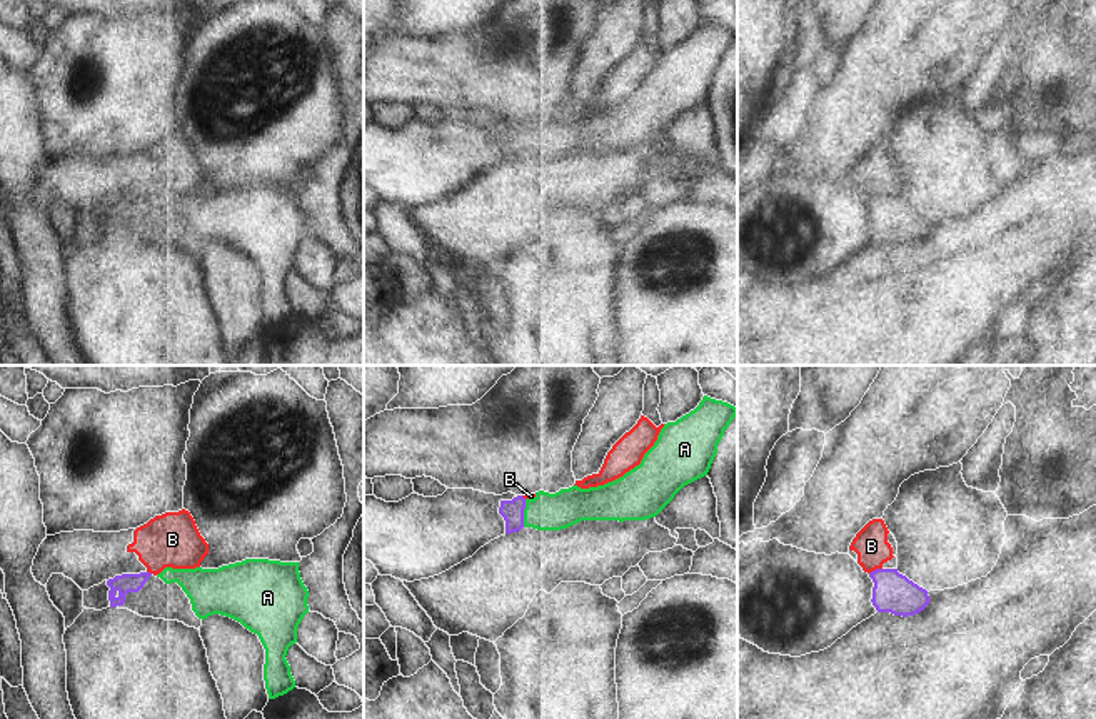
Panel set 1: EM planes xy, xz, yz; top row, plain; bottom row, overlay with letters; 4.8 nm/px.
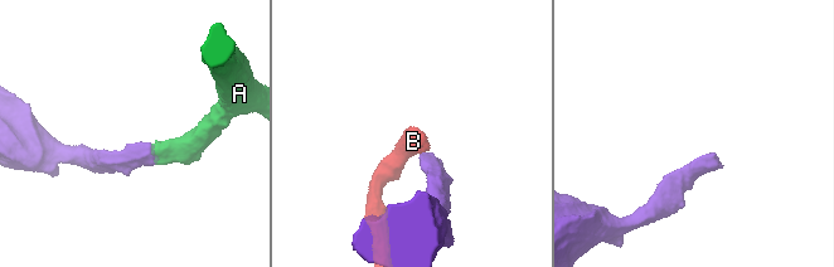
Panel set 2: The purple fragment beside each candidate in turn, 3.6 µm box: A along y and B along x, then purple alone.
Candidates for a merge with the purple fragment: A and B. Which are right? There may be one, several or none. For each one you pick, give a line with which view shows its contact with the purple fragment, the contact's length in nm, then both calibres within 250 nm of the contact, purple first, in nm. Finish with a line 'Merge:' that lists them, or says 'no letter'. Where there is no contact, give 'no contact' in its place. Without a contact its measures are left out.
A: xz | 140 nm | 110/180 nm
Merge: A

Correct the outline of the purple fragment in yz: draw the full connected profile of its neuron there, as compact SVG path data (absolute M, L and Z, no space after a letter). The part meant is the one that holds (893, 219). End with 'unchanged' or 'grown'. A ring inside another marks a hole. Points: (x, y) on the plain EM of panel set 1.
M876 195L869 199L874 209L872 232L877 239L914 242L929 230L928 217L899 200L897 195Z | unchanged

